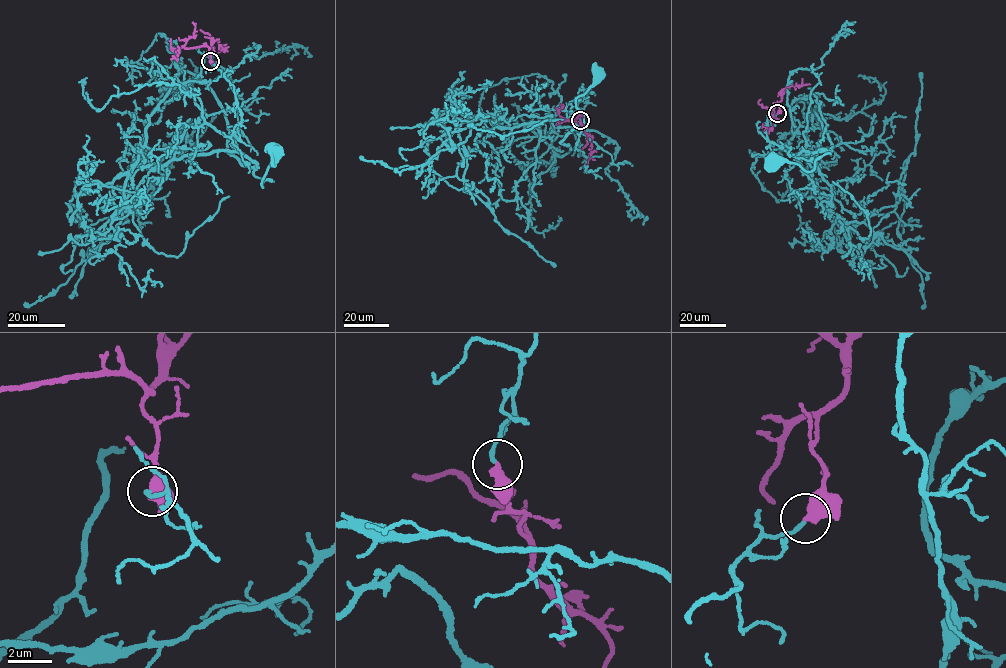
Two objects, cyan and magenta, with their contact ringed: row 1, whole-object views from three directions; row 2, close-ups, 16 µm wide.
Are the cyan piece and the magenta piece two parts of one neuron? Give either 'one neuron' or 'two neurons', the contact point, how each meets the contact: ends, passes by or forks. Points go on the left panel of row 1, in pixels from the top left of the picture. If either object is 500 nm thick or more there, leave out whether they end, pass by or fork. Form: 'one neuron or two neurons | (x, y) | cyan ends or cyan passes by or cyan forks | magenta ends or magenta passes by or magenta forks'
one neuron | (210, 61)

